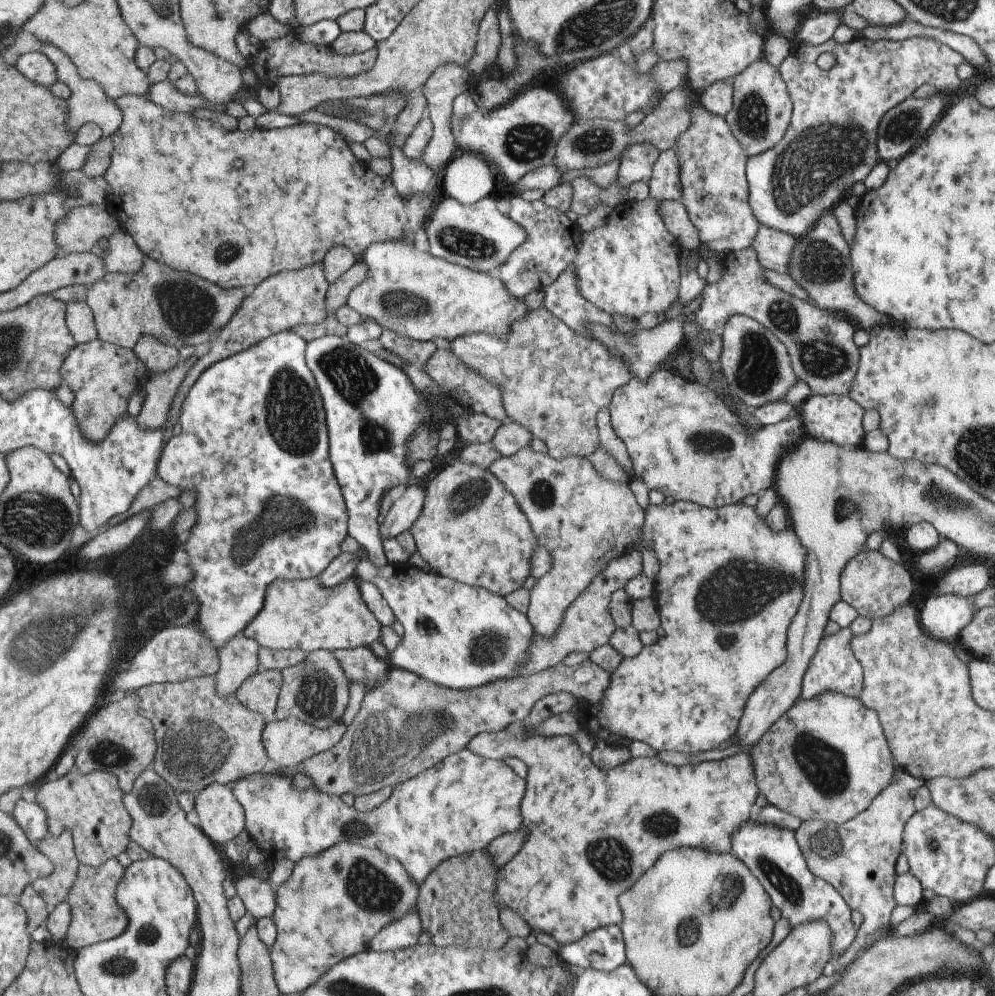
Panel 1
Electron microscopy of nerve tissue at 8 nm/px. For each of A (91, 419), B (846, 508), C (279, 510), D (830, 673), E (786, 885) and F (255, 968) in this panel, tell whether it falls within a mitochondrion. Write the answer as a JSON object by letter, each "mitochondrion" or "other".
{"A":"mitochondrion","B":"mitochondrion","C":"mitochondrion","D":"other","E":"mitochondrion","F":"mitochondrion"}

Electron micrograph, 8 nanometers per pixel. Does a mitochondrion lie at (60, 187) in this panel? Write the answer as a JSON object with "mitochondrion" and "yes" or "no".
{"mitochondrion":"no"}

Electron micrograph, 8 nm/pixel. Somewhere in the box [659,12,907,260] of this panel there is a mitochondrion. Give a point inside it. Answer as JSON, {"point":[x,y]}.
{"point":[800,179]}

